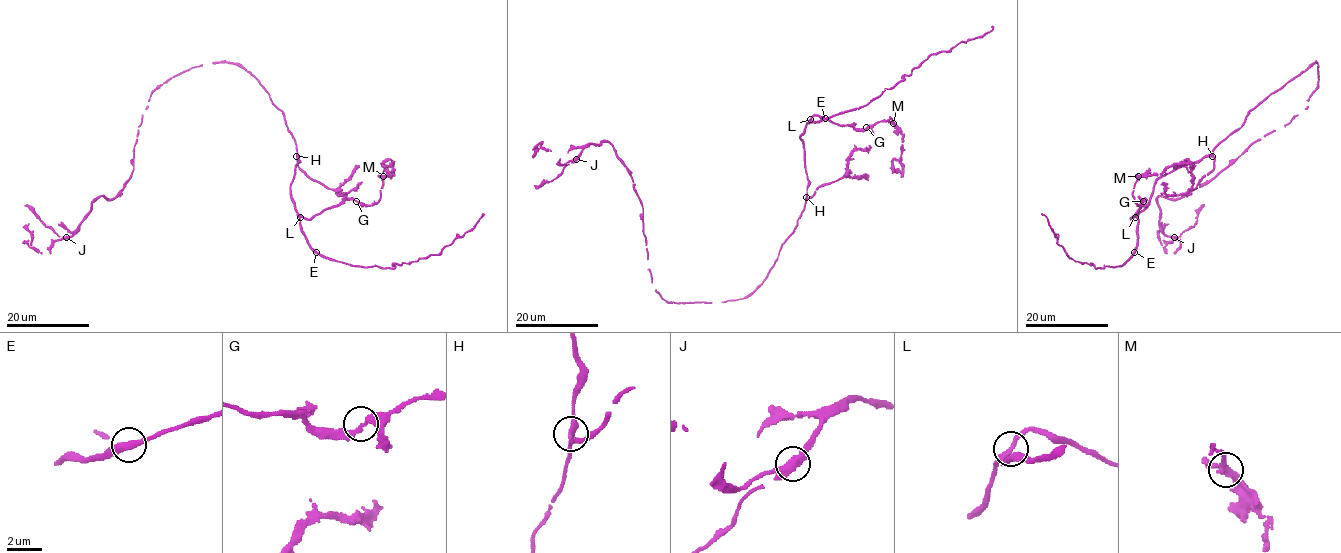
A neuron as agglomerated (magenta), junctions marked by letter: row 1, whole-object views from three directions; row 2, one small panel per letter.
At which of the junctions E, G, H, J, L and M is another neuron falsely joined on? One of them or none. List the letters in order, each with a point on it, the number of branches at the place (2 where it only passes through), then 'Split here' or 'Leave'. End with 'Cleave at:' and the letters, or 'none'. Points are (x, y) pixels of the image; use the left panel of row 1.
E: Place: (316, 252). Branches: 2. Leave
G: Place: (356, 201). Branches: 2. Leave
H: Place: (296, 156). Branches: 3. Leave
J: Place: (66, 237). Branches: 2. Leave
L: Place: (300, 217). Branches: 3. Leave
M: Place: (383, 176). Branches: 3. Leave
Cleave at: none

